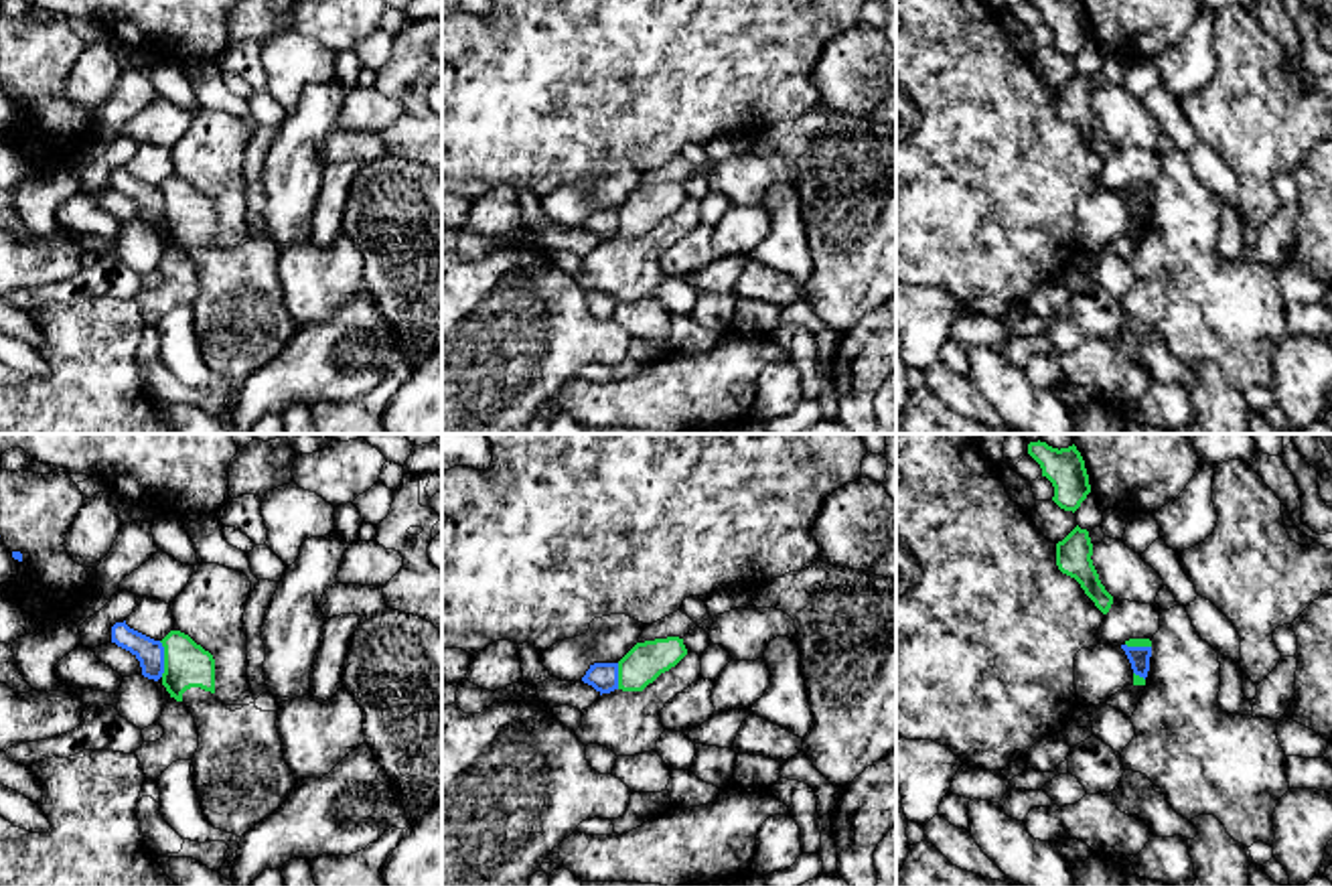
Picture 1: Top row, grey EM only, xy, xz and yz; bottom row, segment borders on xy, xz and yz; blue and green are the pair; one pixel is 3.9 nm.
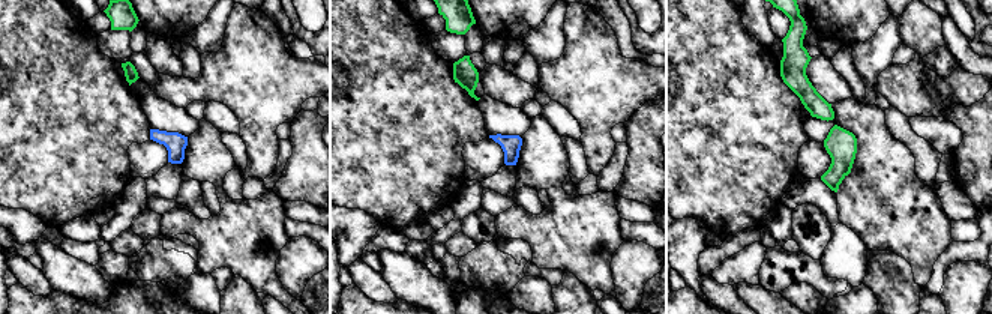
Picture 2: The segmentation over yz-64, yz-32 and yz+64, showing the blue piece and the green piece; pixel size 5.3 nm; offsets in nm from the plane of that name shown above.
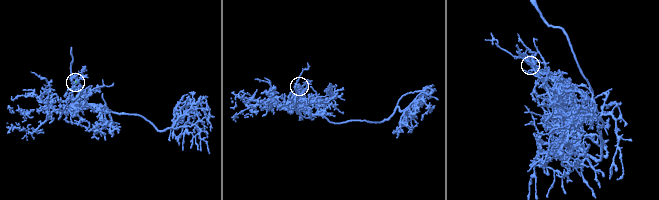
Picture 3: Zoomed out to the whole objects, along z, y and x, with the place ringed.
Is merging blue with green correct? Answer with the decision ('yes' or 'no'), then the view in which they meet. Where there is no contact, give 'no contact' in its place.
no; contact in xy

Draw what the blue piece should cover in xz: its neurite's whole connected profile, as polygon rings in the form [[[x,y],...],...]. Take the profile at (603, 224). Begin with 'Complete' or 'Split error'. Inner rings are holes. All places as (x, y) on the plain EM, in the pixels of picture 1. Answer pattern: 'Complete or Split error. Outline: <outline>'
Complete. Outline: [[[594,209],[582,223],[600,241],[618,235],[618,209]]]

